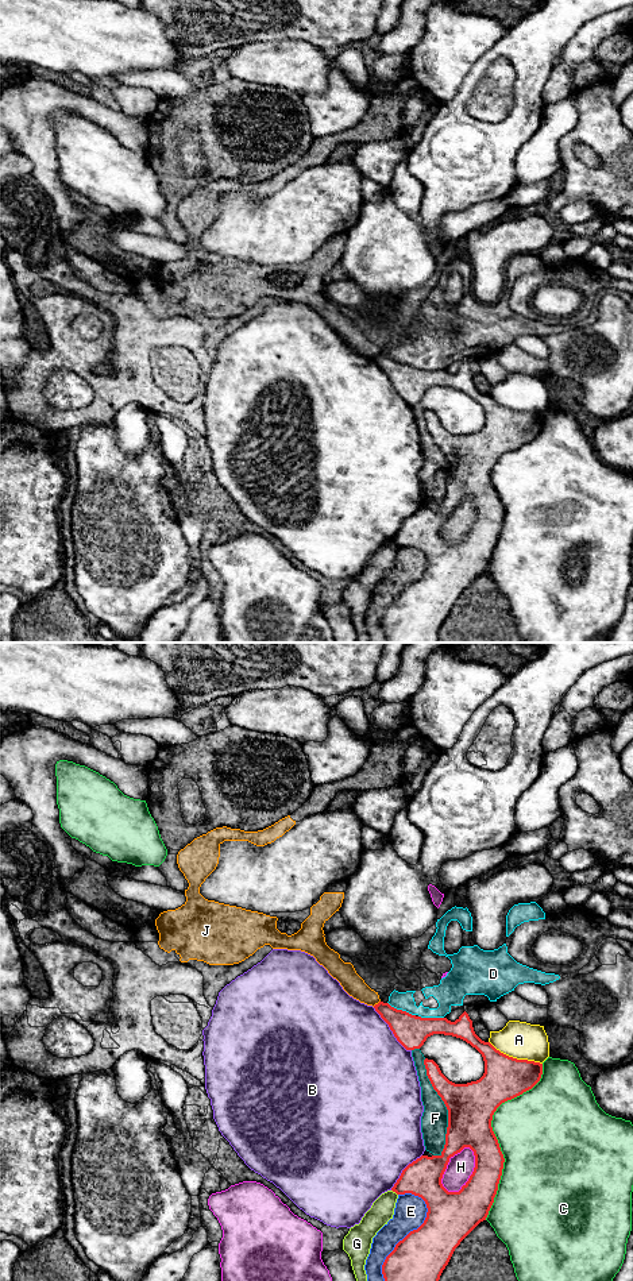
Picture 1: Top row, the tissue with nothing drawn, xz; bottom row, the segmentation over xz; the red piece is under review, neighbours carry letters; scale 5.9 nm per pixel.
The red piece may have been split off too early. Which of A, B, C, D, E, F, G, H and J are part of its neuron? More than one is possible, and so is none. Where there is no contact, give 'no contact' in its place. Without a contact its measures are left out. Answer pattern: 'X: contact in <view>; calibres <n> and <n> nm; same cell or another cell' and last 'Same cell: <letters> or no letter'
A: contact in xz; calibres 260 and 220 nm; another cell
B: contact in xz; calibres 190 and 500 nm; another cell
C: contact in xz; calibres 280 and 480 nm; another cell
D: contact in xz; calibres 190 and 110 nm; another cell
E: contact in xz; calibres 300 and 190 nm; another cell
F: contact in xz; calibres 280 and 160 nm; another cell
G: contact in xz; calibres 220 and 140 nm; another cell
H: contact in xz; calibres 260 and 160 nm; another cell
J: contact in xz; calibres 180 and 120 nm; another cell
Same cell: no letter

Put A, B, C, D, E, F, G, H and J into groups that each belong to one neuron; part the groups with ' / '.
A / B / C / D / E J / F / G / H

